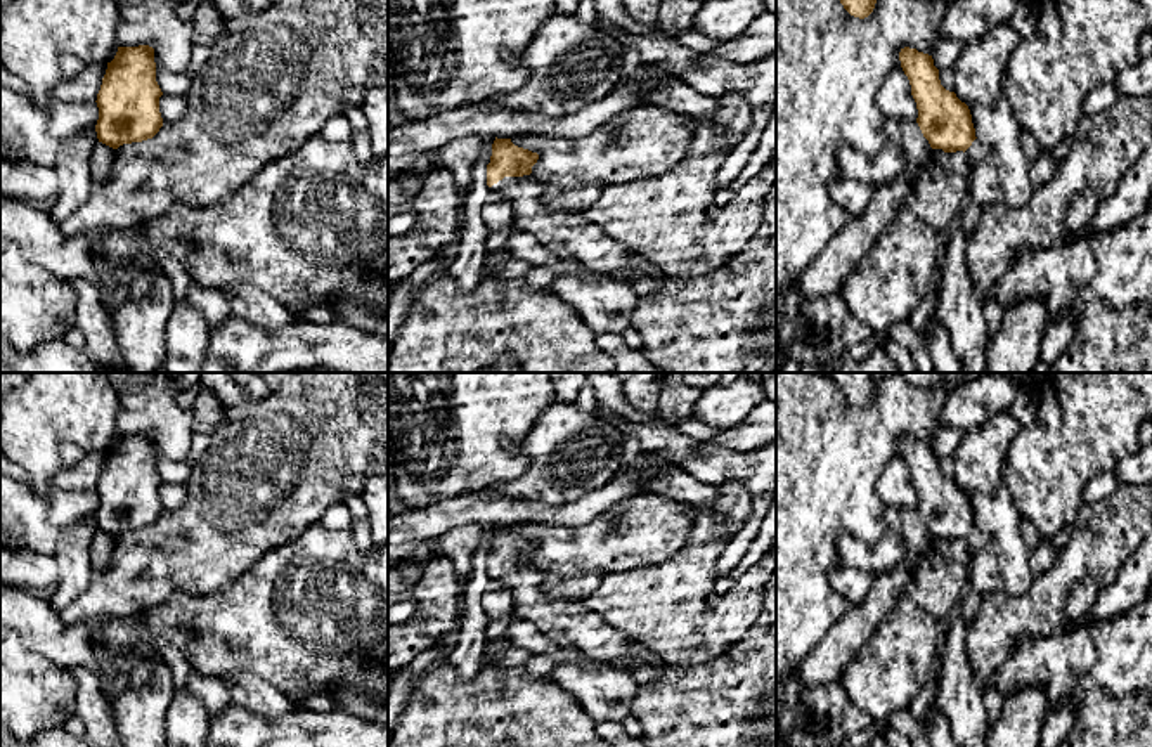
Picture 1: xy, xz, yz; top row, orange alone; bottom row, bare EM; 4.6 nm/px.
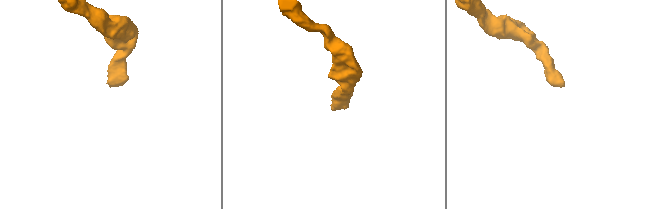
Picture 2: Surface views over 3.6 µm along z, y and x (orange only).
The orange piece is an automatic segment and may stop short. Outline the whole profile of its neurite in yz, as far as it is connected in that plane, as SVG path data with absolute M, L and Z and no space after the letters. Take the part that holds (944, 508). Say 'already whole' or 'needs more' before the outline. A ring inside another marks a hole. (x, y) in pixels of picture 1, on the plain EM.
needs more; M904 435L899 449L916 490L916 511L932 537L963 539L970 553L987 546L987 536L975 525L970 497L955 480L946 478L929 442Z

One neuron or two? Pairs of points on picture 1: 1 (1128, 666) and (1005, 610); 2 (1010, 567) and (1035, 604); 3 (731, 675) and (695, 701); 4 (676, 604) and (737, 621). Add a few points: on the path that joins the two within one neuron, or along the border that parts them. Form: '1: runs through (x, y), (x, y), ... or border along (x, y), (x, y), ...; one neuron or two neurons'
1: border along (1064, 623), (1047, 635), (1024, 635), (1016, 647); two neurons
2: border along (1035, 578), (1022, 593), (986, 591); two neurons
3: runs through (723, 683), (704, 701); one neuron
4: runs through (692, 619), (721, 621); one neuron

